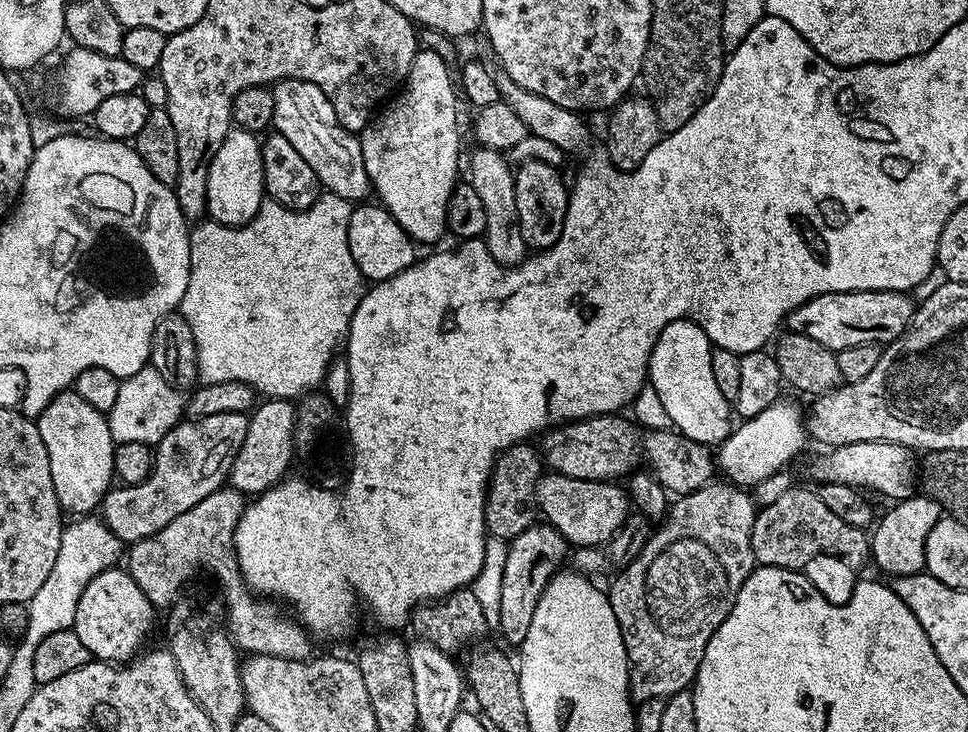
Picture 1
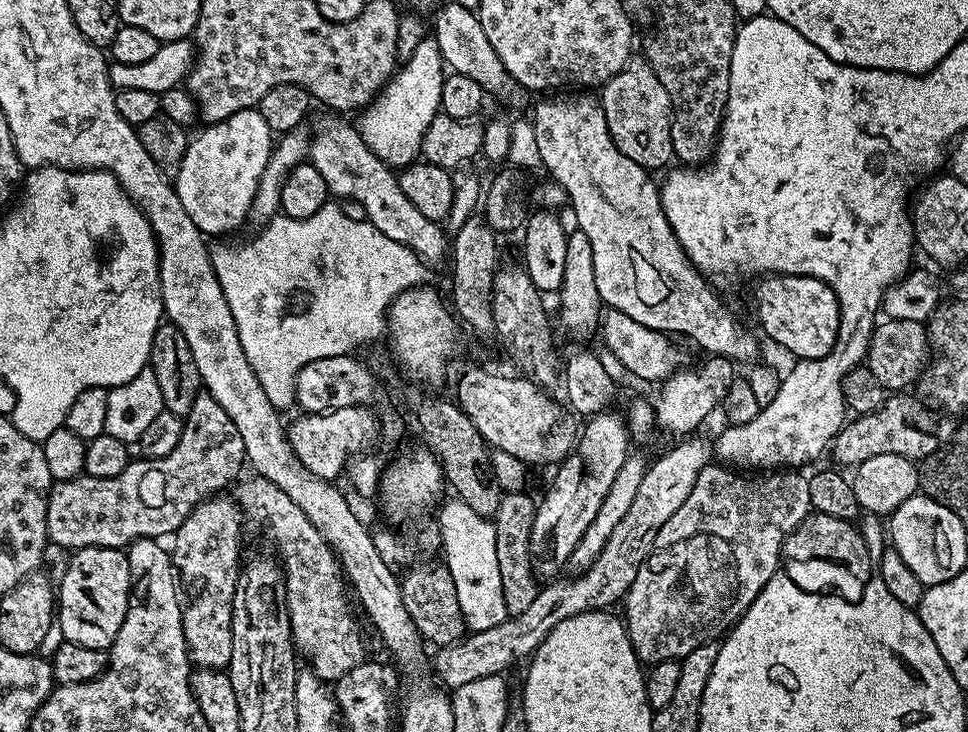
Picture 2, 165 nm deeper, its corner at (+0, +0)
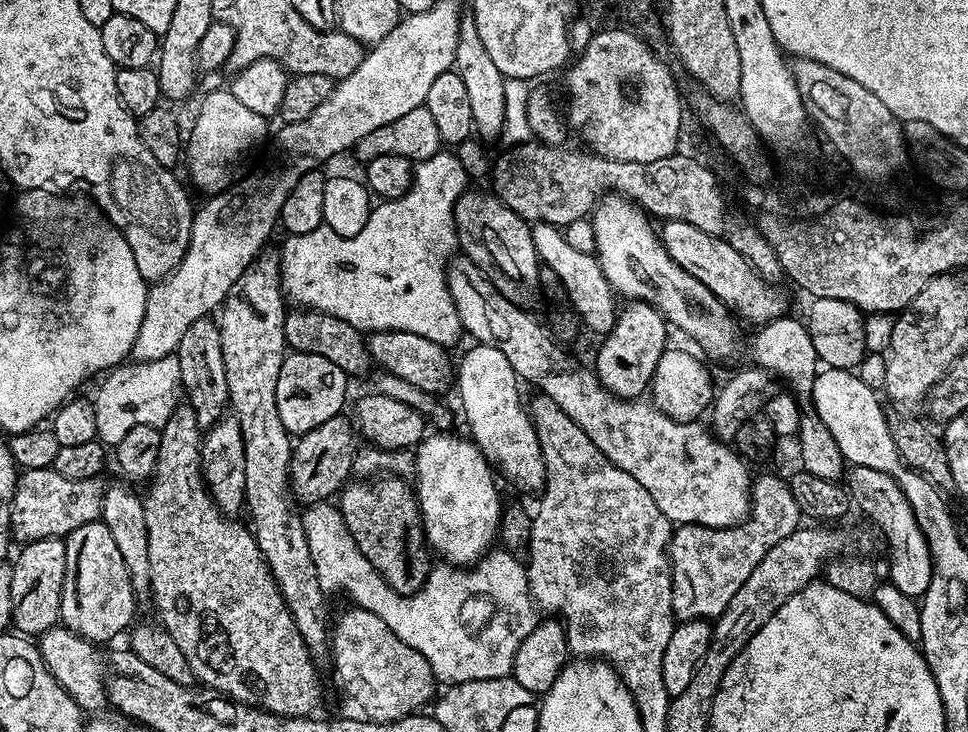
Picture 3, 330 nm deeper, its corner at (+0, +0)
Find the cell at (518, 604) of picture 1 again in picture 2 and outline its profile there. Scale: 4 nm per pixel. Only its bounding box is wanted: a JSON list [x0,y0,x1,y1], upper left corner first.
[529,410,630,582]

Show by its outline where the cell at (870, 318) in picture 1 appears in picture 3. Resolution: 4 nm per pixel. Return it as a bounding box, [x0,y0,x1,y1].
[658,220,789,326]

